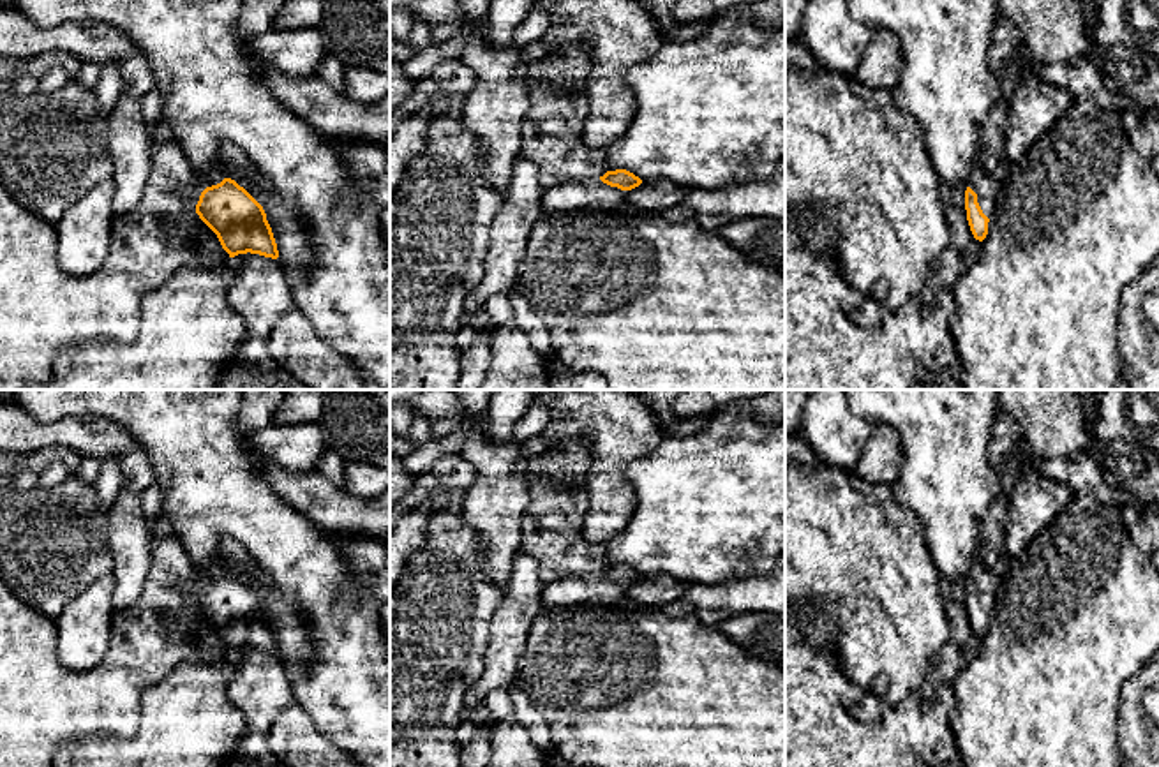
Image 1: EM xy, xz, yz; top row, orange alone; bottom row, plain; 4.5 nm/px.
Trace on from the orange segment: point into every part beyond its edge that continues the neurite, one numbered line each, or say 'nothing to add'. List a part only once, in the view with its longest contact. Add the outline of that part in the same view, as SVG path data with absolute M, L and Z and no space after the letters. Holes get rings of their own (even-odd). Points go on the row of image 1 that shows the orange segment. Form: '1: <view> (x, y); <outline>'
1: yz (987, 187); M977 160L970 169L965 185L977 194L977 203L983 213L990 219L995 212L995 201L1000 190L1000 182L991 173L986 173L981 162Z

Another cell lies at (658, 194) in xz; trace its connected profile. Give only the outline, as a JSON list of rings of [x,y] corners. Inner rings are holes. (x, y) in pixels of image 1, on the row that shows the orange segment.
[[[658,178],[626,190],[626,205],[646,212],[669,210],[681,205],[686,192],[688,189]]]

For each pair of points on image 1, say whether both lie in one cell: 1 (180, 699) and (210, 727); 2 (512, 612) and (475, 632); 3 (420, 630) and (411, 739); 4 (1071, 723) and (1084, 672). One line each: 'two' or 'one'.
1: one
2: two
3: one
4: one

